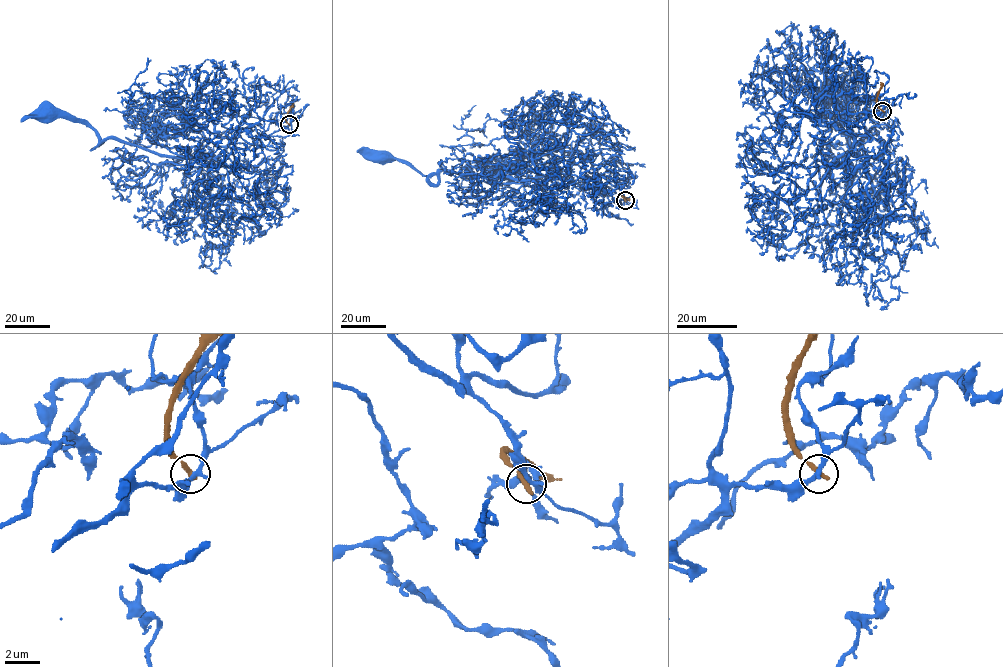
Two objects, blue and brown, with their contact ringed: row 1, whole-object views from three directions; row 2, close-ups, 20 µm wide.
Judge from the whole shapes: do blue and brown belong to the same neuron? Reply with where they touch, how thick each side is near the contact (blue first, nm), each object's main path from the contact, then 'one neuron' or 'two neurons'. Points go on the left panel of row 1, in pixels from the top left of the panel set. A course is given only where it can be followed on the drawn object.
place (289, 124); calibres 240 and 320 nm; course blue (289, 125), (265, 137), (247, 127), (216, 156), (172, 157), (101, 141), (73, 116), (48, 110); course brown (289, 125), (286, 115), (293, 103); two neurons

